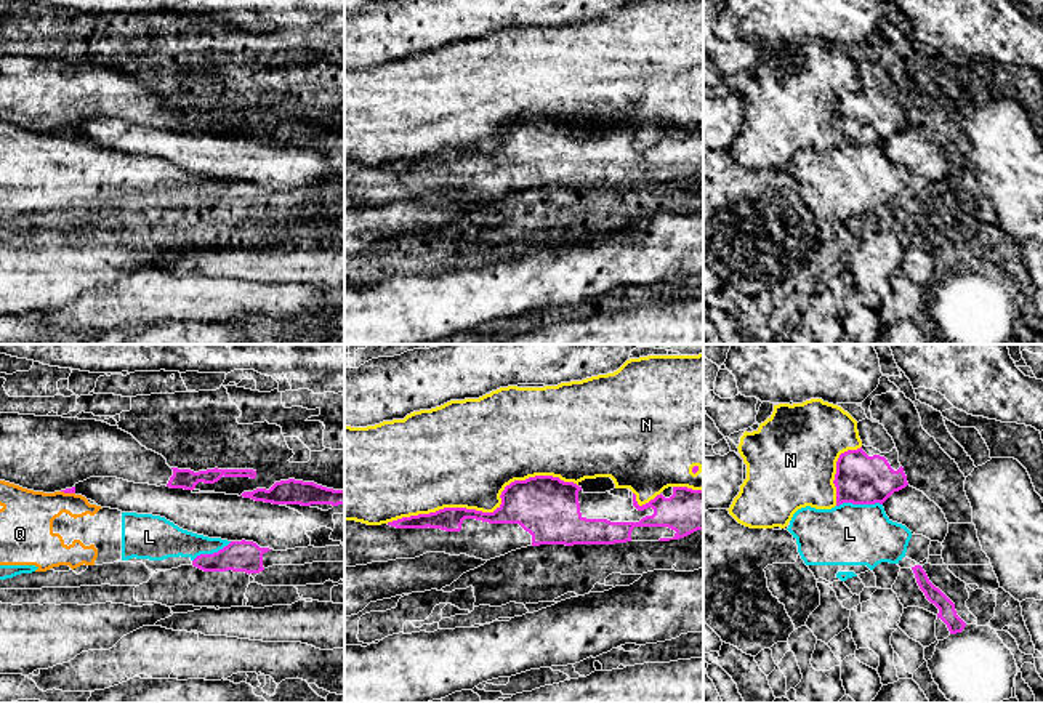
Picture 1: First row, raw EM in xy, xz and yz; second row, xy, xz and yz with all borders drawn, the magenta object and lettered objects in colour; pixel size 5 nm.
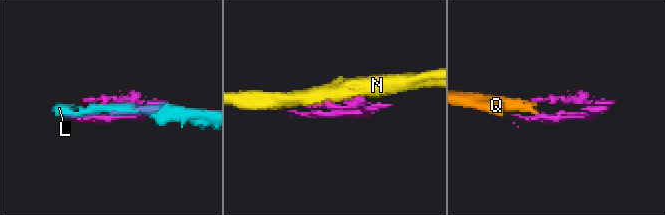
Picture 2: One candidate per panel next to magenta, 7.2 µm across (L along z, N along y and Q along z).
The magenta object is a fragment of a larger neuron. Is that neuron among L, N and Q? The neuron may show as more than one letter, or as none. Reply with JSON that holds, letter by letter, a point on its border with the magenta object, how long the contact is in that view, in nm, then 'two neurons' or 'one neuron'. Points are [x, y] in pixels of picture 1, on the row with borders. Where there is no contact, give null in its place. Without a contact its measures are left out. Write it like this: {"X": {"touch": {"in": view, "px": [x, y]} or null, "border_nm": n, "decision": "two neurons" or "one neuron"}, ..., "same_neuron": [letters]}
{"L": {"touch": {"in": "yz", "px": [859, 503]}, "border_nm": 240, "decision": "two neurons"}, "N": {"touch": {"in": "xz", "px": [487, 513]}, "border_nm": 1000, "decision": "two neurons"}, "Q": {"touch": {"in": "xy", "px": [68, 492]}, "border_nm": 70, "decision": "two neurons"}, "same_neuron": []}

